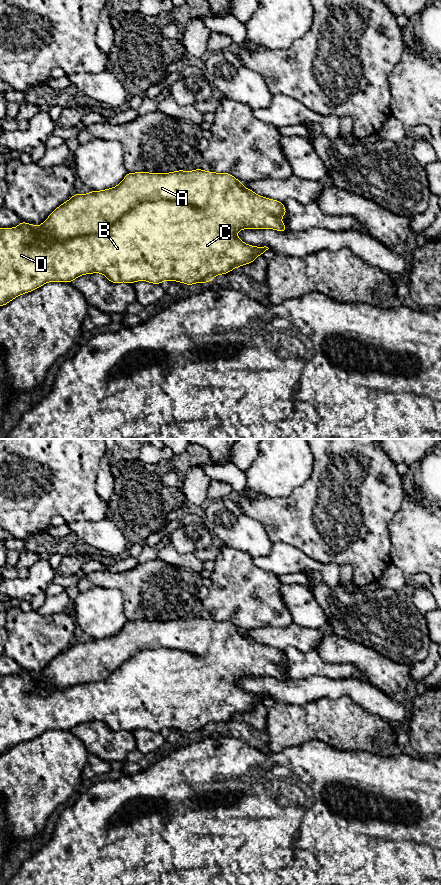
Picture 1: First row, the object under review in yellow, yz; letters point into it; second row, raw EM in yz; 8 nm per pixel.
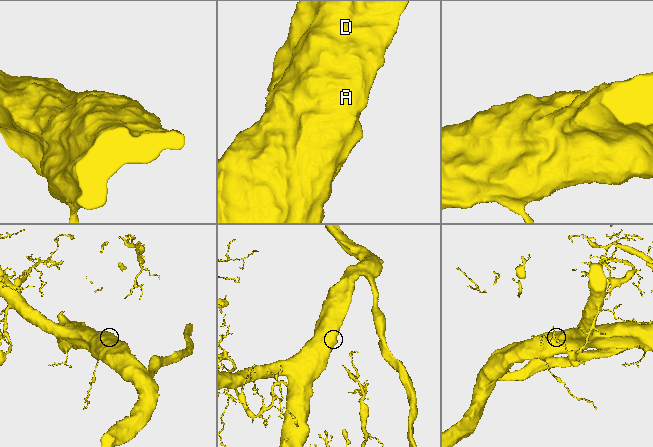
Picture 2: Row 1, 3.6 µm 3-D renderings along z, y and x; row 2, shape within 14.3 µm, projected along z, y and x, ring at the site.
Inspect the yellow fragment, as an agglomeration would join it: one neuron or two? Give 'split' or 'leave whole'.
leave whole

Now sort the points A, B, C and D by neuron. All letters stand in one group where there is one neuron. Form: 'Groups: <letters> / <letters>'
Groups: A B C D

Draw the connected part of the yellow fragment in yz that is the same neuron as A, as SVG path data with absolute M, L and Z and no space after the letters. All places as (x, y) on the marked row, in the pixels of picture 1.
M195 169L190 172L178 170L170 173L127 173L122 182L117 186L101 190L91 191L87 194L74 194L68 201L61 204L39 226L20 222L17 227L0 228L0 306L4 306L14 298L40 288L47 282L67 282L85 274L103 274L112 283L126 282L133 284L136 281L147 281L152 284L161 284L163 281L177 281L186 285L195 283L209 283L213 277L227 274L234 268L252 263L255 258L262 255L269 248L247 245L237 237L242 229L275 229L280 232L287 231L281 217L285 216L284 203L277 200L259 196L252 190L245 188L243 183L229 173L208 172Z

